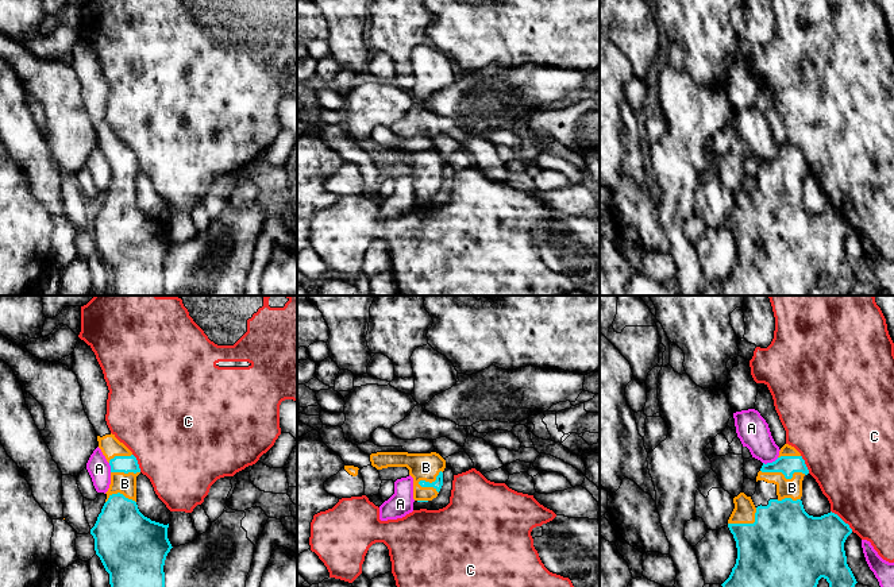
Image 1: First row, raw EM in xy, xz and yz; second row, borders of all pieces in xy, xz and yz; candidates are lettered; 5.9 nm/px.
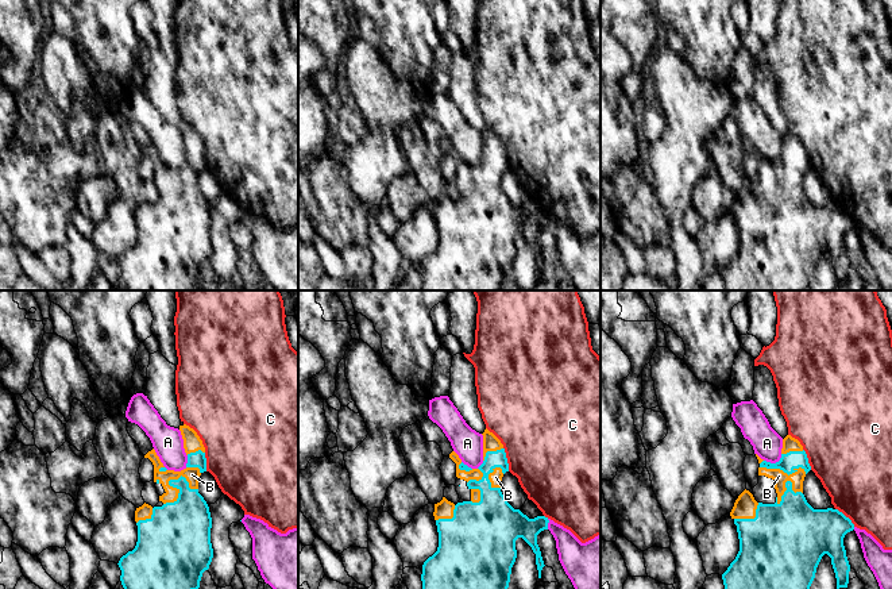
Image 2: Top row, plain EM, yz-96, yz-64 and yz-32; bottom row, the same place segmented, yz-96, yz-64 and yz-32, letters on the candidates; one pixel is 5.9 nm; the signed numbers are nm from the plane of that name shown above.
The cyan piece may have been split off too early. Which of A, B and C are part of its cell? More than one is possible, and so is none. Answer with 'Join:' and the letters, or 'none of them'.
Join: B

